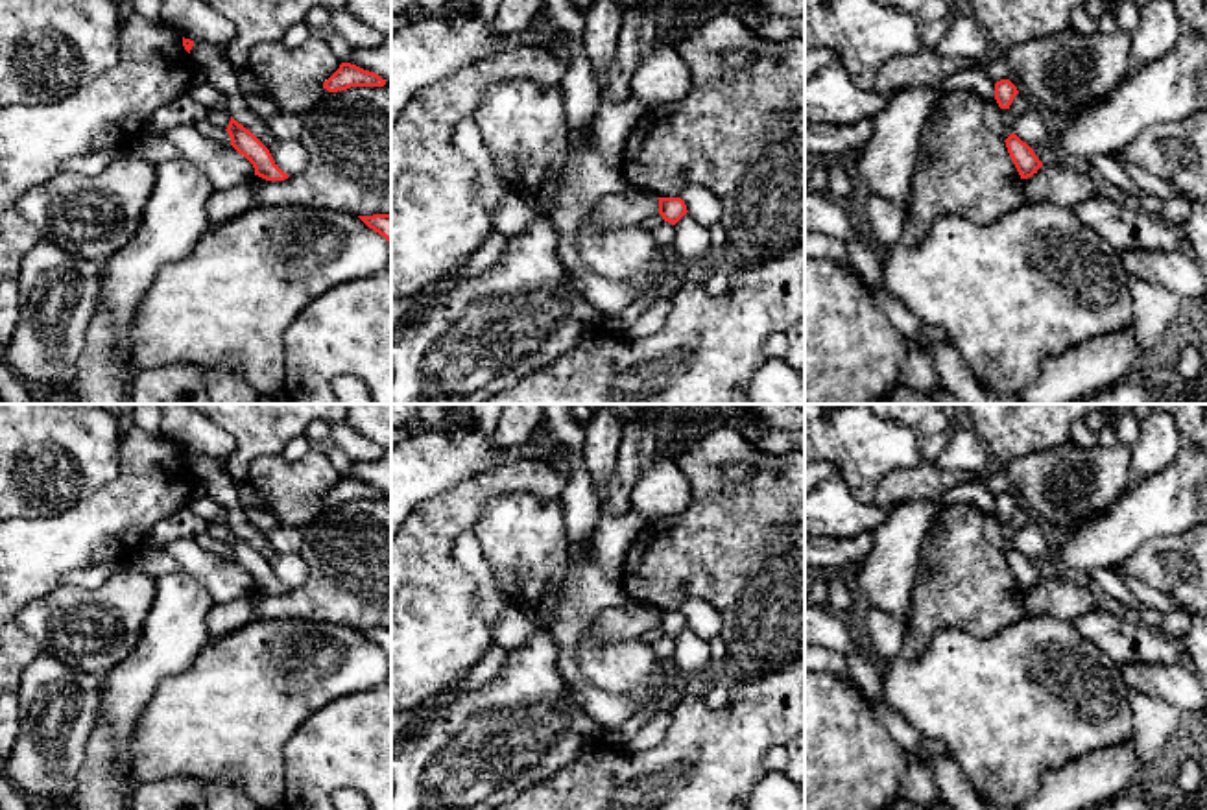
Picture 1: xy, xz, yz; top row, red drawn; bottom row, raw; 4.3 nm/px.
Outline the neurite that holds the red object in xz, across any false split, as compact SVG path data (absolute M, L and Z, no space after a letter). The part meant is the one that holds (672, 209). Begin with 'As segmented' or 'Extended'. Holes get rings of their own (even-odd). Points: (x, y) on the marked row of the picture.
As segmented. M657 197L659 214L664 221L675 225L688 210L681 197Z

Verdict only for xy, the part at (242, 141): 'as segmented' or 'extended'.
as segmented

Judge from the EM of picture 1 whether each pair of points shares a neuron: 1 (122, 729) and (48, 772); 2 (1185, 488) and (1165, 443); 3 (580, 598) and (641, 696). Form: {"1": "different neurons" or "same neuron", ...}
{"1": "different neurons", "2": "different neurons", "3": "same neuron"}

